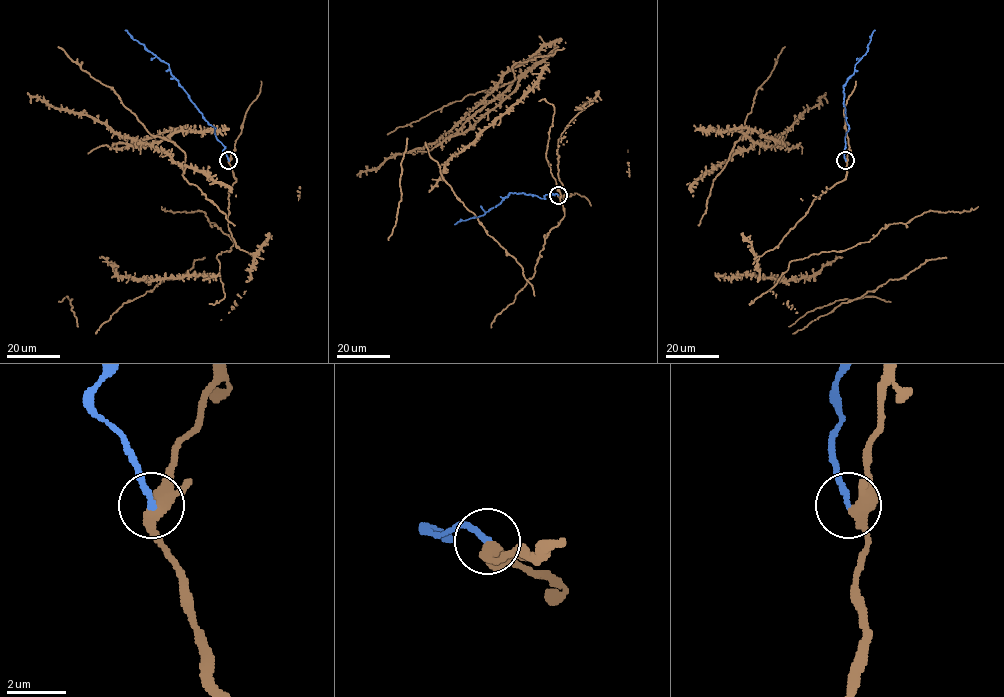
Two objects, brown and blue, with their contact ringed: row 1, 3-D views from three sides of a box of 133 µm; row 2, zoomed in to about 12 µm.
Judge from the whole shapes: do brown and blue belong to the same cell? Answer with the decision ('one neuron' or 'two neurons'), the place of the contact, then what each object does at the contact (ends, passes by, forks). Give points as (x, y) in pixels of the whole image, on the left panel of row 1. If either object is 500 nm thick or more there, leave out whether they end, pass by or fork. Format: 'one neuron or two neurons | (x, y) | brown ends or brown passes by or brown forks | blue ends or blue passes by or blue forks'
two neurons | (228, 160) | brown forks | blue ends

